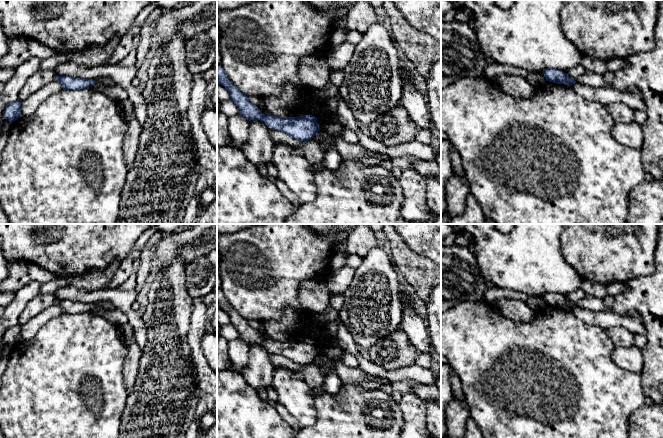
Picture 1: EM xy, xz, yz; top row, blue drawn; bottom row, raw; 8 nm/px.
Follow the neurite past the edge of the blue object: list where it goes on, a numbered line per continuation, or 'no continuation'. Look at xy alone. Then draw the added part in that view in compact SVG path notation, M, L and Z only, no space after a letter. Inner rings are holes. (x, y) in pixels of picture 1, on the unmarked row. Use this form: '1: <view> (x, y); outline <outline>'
no continuation

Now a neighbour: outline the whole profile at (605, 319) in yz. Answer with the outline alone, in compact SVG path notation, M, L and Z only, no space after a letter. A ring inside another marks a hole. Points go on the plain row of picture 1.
M575 306L572 309L575 316L589 324L608 329L615 326L622 326L633 334L642 334L646 336L646 329L642 321L637 318L626 317L613 311L592 311Z

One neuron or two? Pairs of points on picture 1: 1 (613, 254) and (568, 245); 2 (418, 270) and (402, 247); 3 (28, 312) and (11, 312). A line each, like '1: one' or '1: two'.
1: one
2: one
3: two

